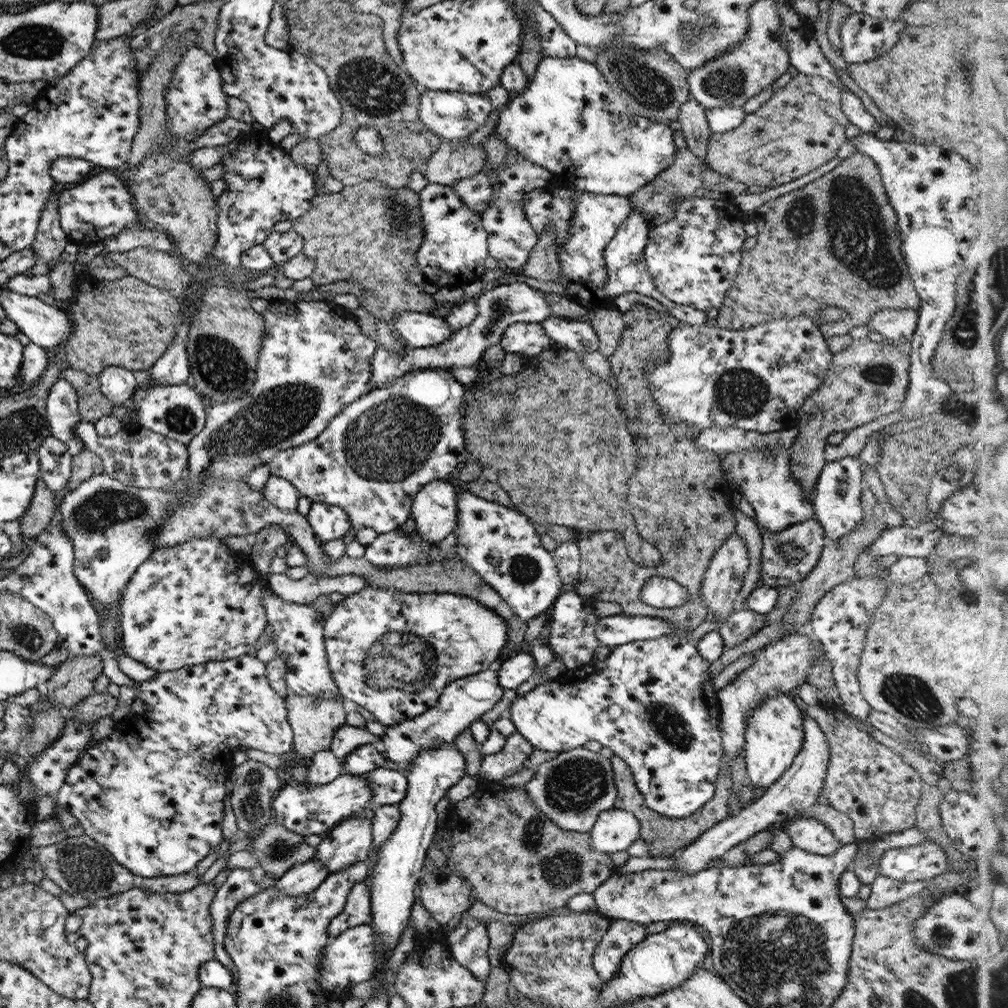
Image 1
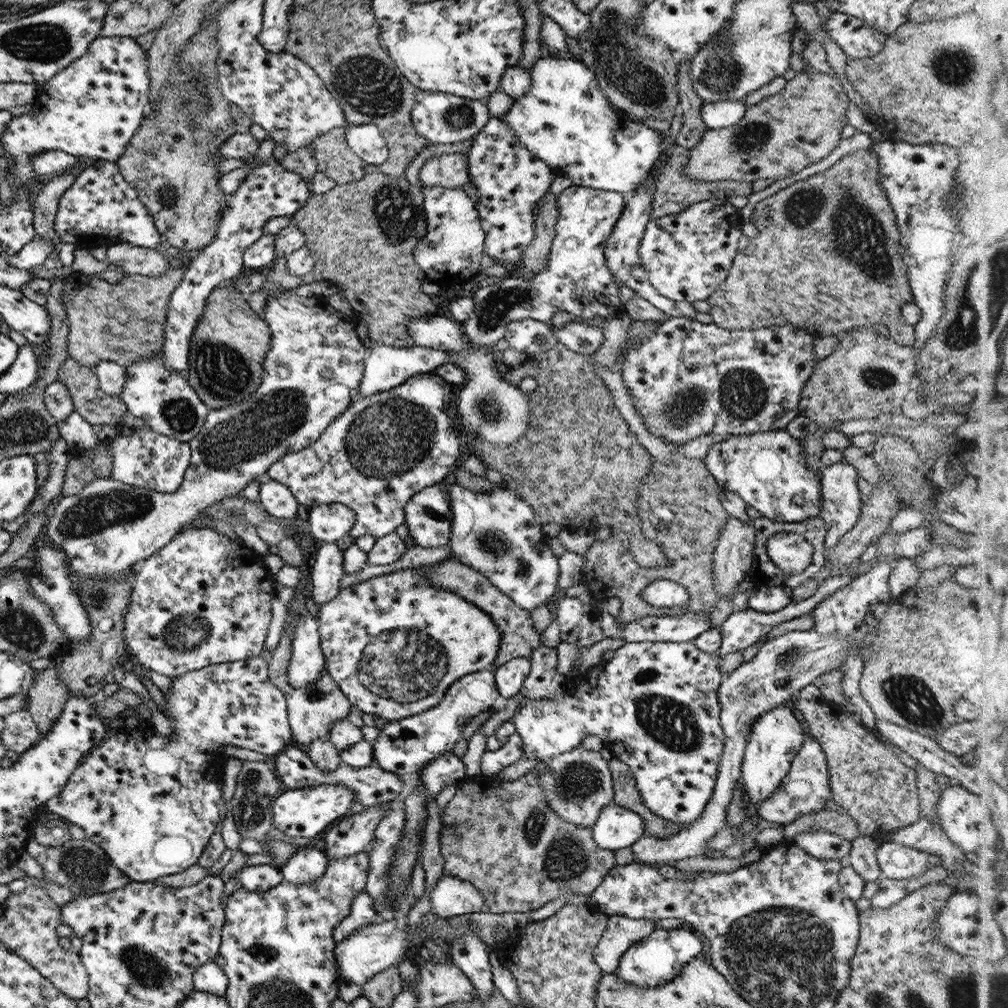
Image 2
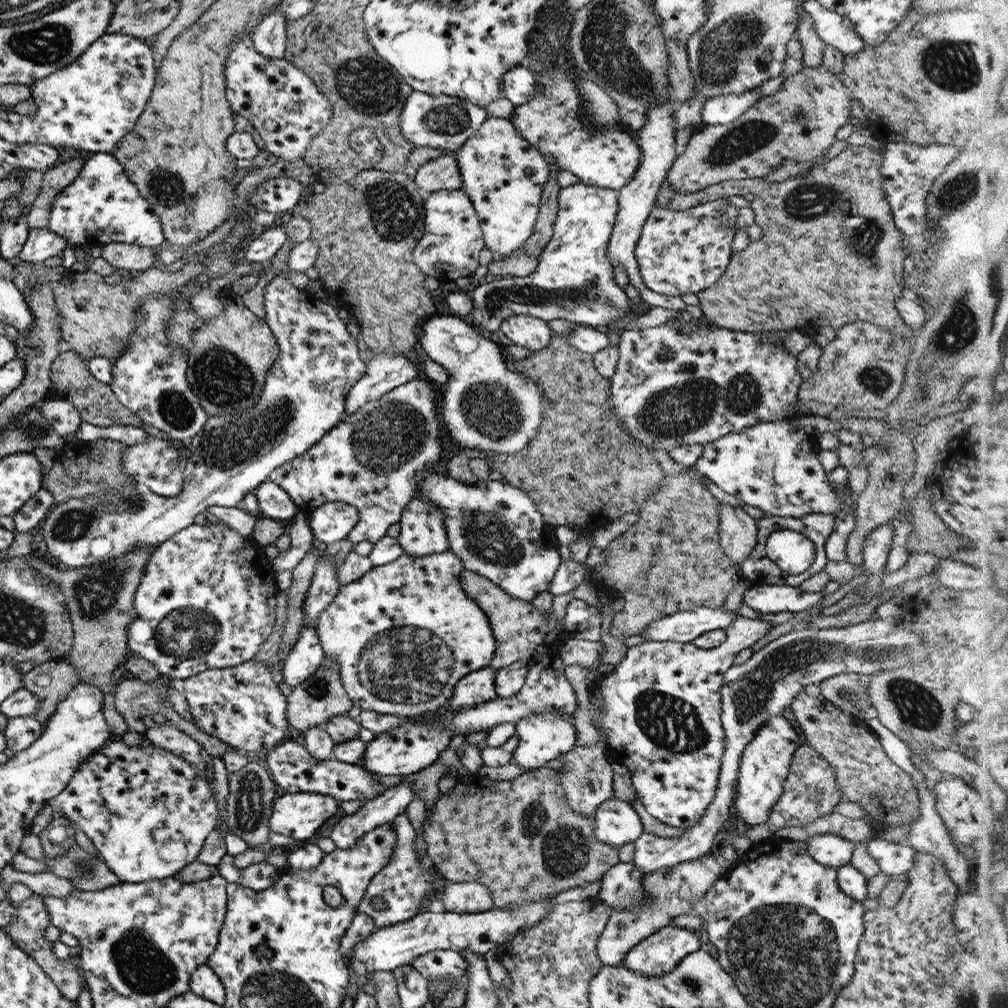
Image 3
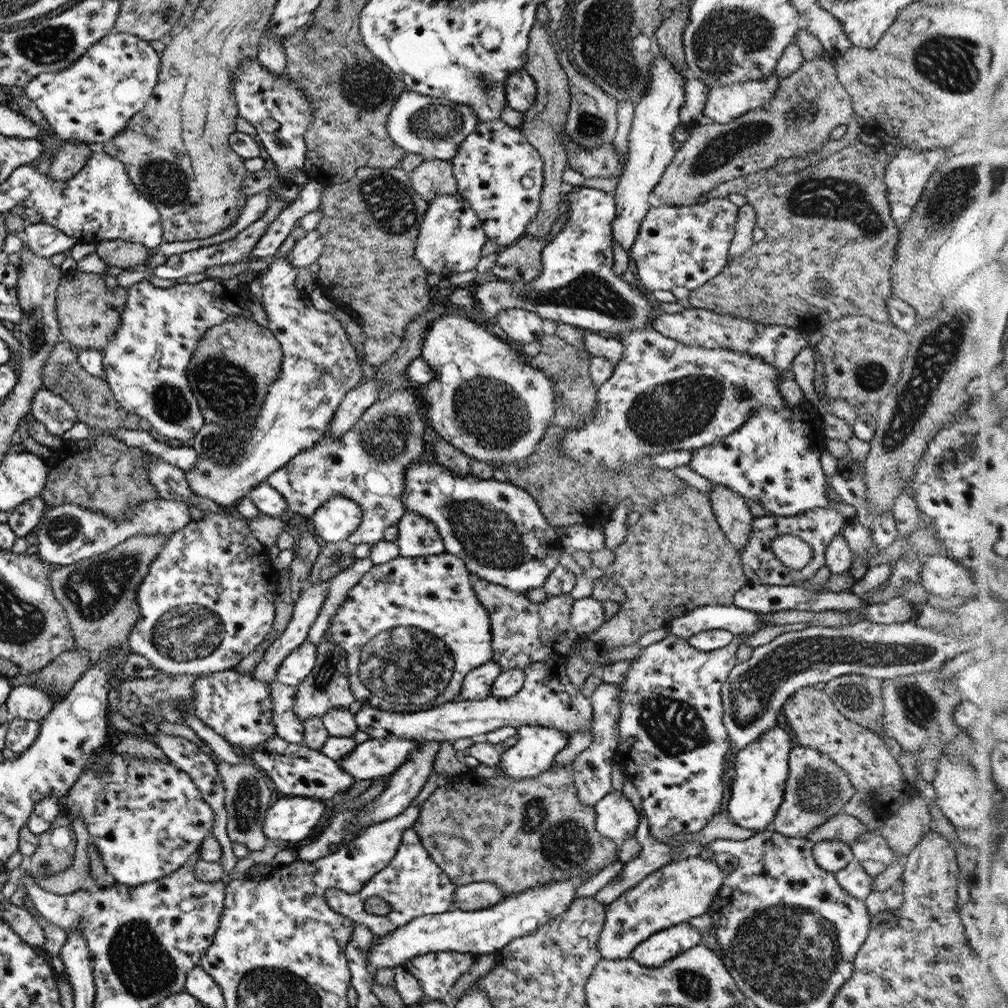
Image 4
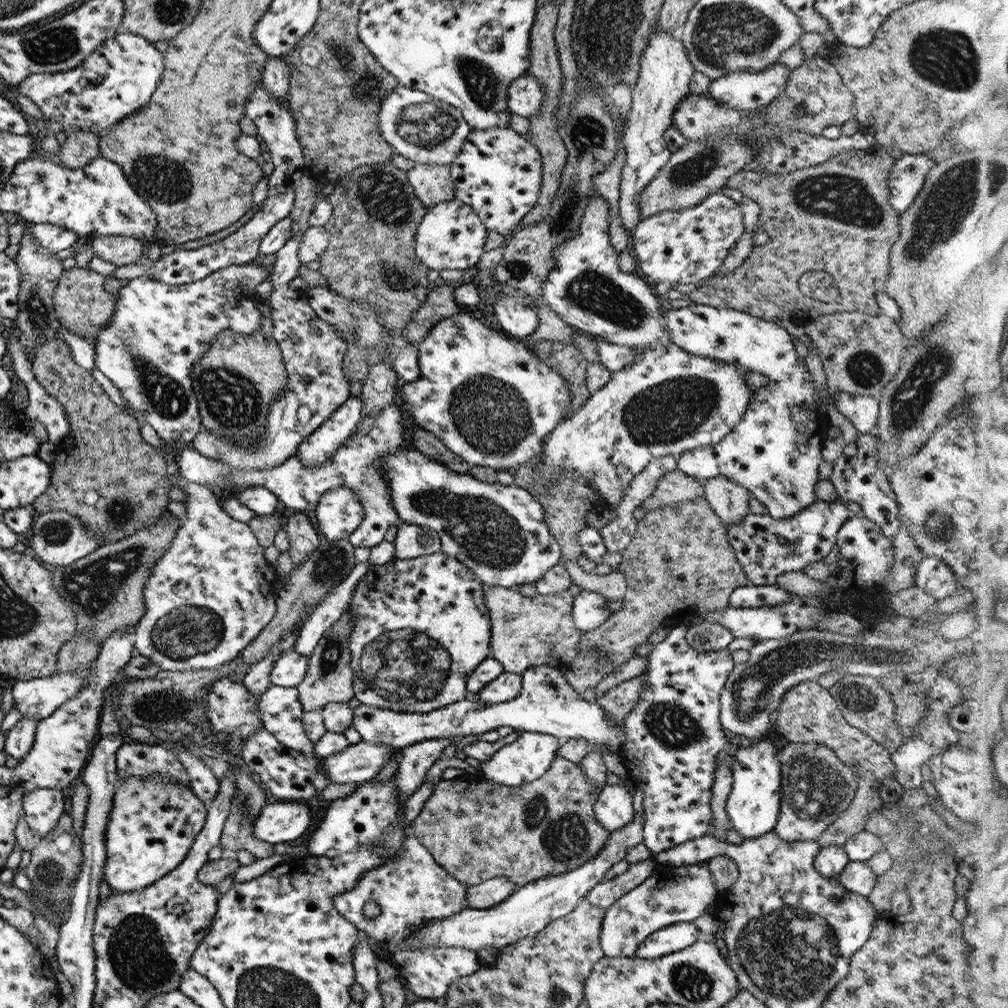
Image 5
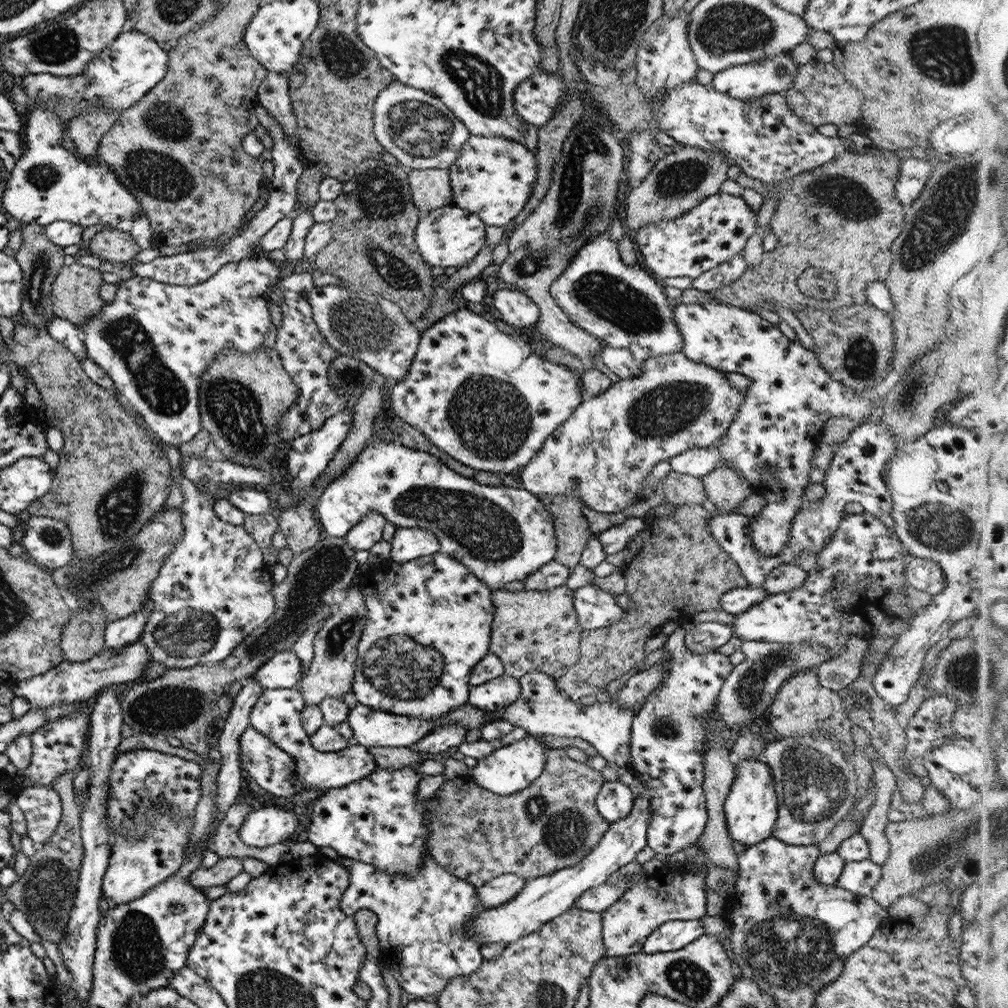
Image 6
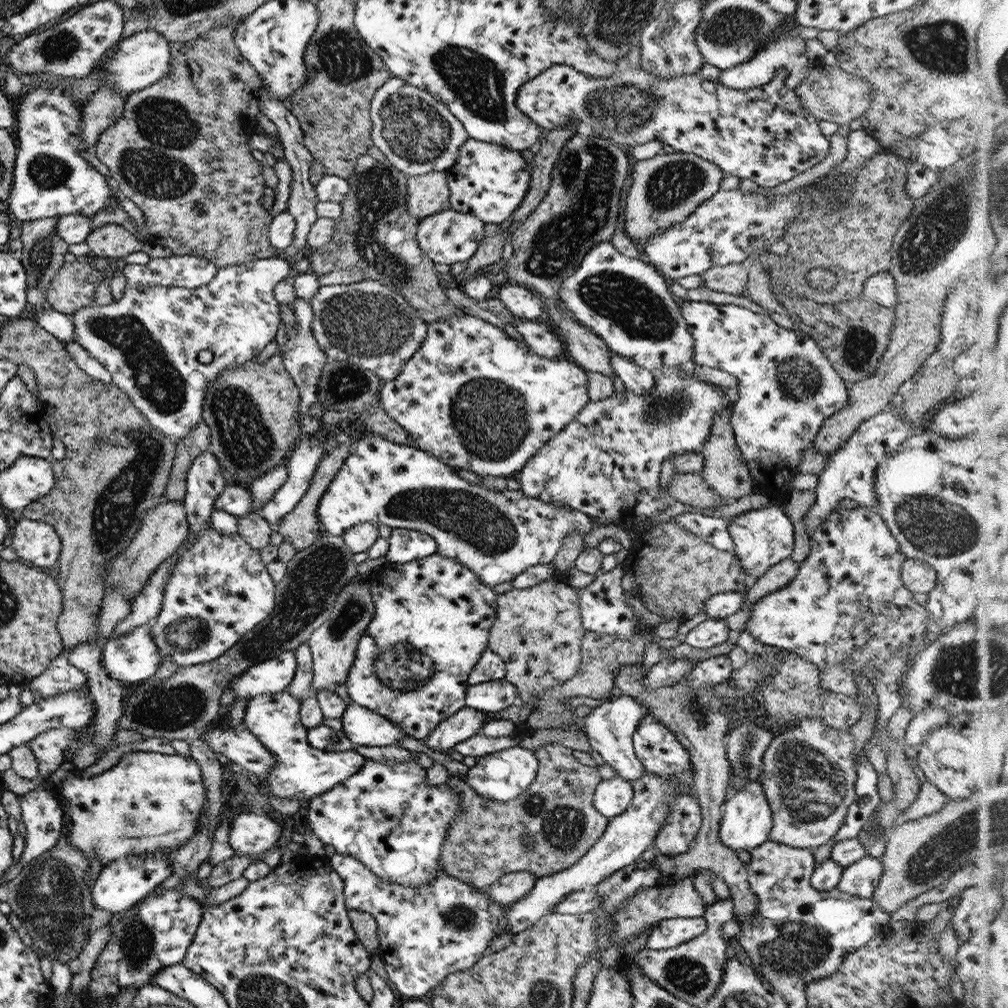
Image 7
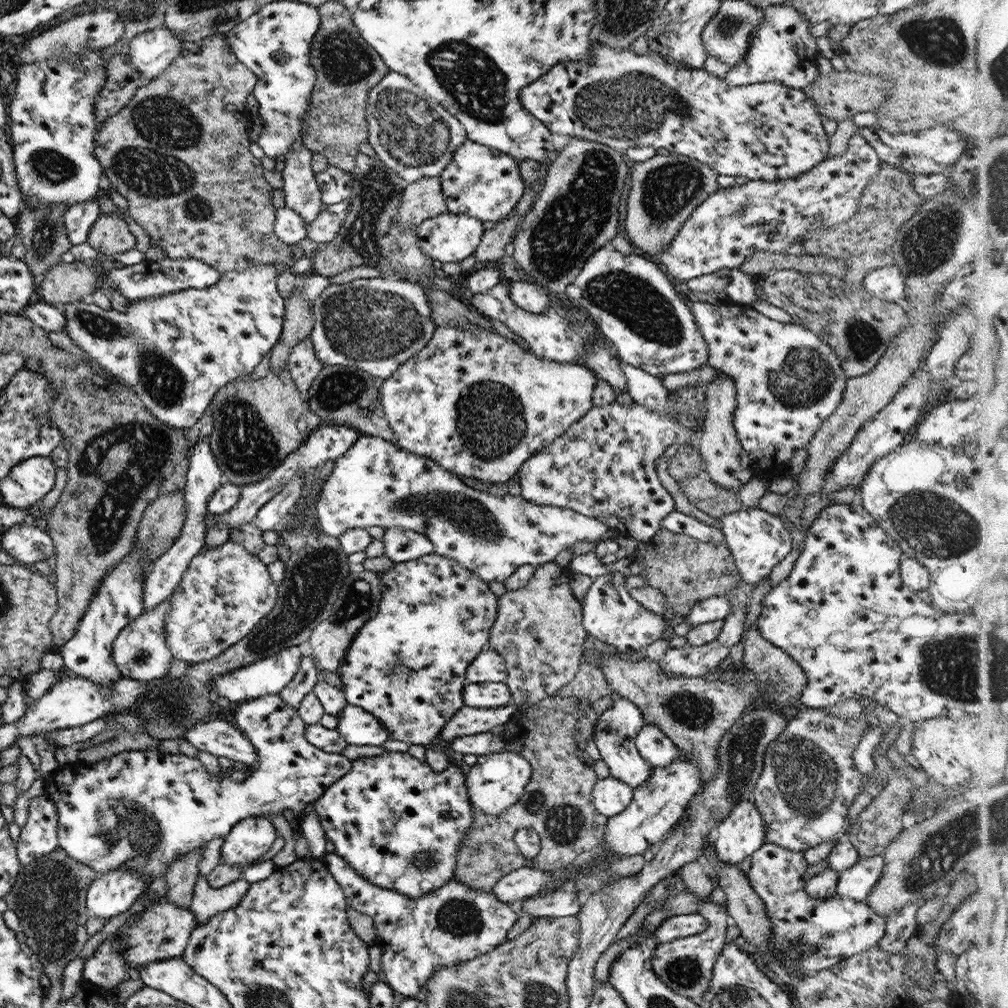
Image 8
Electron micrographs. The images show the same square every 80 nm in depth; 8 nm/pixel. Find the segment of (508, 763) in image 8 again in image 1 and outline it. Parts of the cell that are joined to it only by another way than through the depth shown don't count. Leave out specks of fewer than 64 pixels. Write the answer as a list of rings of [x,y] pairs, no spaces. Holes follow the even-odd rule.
[[[737,608],[721,624],[723,645],[726,649],[736,647],[756,634],[767,620],[767,616],[757,614],[747,608]],[[675,635],[669,637],[659,637],[643,641],[634,641],[621,644],[611,648],[608,656],[601,661],[591,658],[579,668],[566,669],[559,676],[553,677],[532,688],[521,697],[516,696],[506,715],[513,723],[517,731],[535,750],[545,750],[545,752],[563,752],[575,747],[581,747],[587,740],[595,740],[601,746],[609,748],[613,754],[619,757],[629,767],[634,786],[644,798],[645,806],[649,810],[654,810],[662,817],[670,819],[681,819],[693,817],[697,814],[705,802],[709,802],[714,794],[715,779],[721,766],[722,742],[720,730],[718,729],[718,702],[716,692],[713,690],[713,675],[709,674],[710,662],[707,662],[695,649],[694,643],[684,638],[677,638]]]

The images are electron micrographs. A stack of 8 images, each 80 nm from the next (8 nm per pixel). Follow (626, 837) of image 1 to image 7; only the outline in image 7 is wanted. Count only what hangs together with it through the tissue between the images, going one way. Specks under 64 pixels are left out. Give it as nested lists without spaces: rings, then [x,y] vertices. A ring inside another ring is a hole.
[[[615,776],[612,779],[601,779],[595,786],[592,805],[606,819],[613,818],[627,808],[631,797],[630,781]]]

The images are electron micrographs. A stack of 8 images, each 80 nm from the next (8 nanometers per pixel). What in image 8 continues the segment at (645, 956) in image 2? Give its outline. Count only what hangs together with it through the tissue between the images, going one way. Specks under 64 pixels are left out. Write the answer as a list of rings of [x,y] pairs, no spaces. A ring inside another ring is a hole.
[[[698,912],[695,914],[670,916],[664,919],[654,930],[653,938],[656,940],[656,946],[662,945],[681,937],[699,934],[707,928],[707,925],[708,922],[705,917]]]

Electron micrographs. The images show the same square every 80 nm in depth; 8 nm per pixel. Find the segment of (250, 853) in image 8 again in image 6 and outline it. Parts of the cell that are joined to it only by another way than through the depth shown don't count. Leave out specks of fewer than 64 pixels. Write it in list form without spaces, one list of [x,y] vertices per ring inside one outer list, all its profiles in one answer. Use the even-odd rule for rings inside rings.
[[[264,801],[246,816],[236,833],[243,844],[261,848],[289,839],[295,828],[297,816],[291,807]]]

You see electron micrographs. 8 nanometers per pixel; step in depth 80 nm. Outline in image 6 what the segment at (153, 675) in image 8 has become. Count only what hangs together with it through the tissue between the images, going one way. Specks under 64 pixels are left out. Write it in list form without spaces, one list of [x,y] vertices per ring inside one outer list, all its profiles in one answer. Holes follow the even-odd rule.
[[[137,640],[137,642],[131,642],[131,645],[125,646],[116,653],[110,654],[109,649],[103,648],[95,656],[83,662],[62,660],[43,674],[16,683],[12,682],[9,686],[14,696],[20,696],[29,703],[30,709],[46,709],[51,705],[85,701],[101,687],[107,687],[110,684],[116,686],[126,682],[131,684],[140,678],[146,669],[146,662],[150,659],[150,654],[146,651],[145,646]]]

